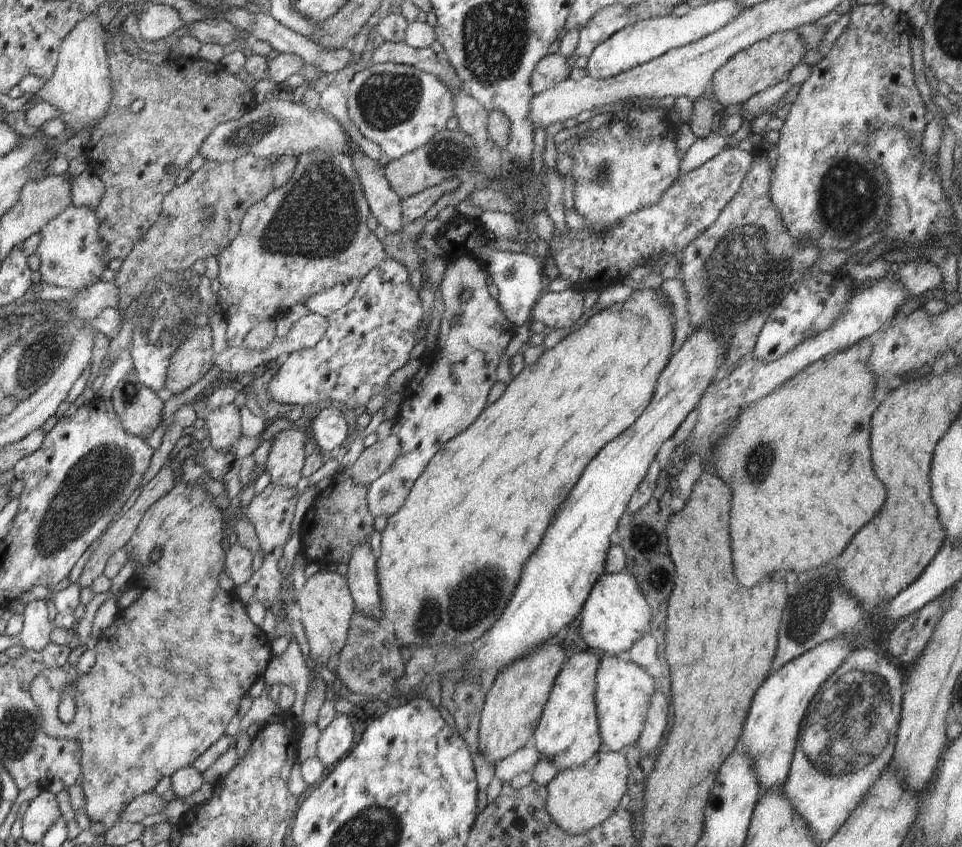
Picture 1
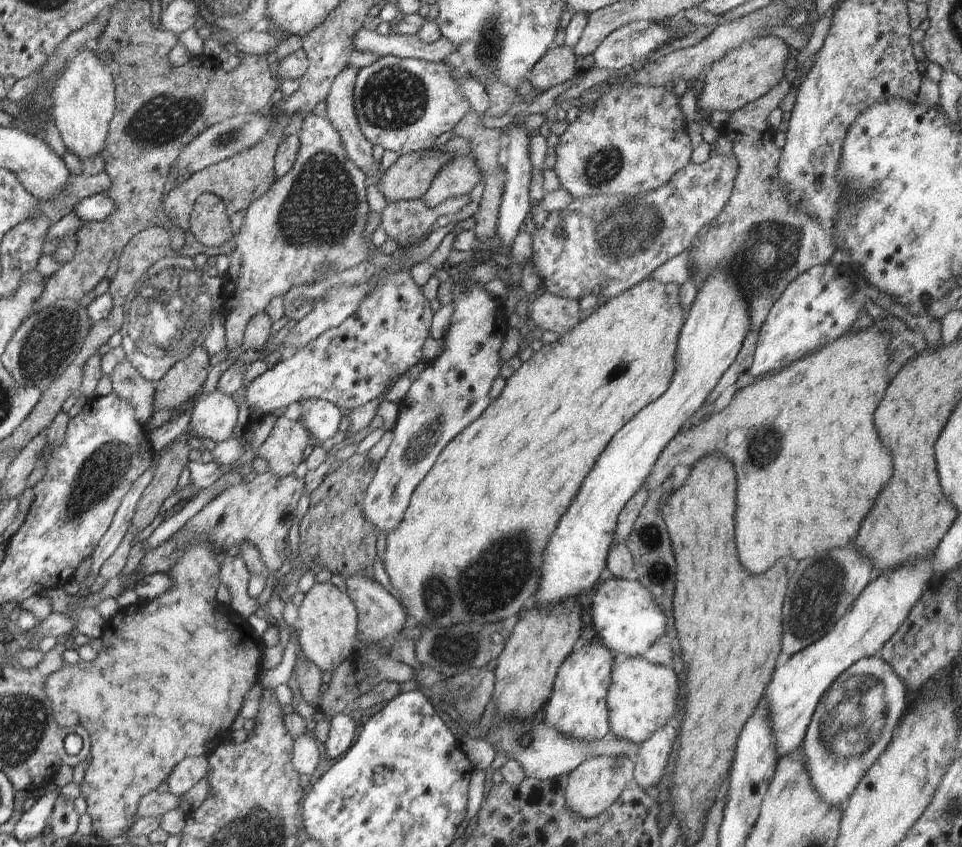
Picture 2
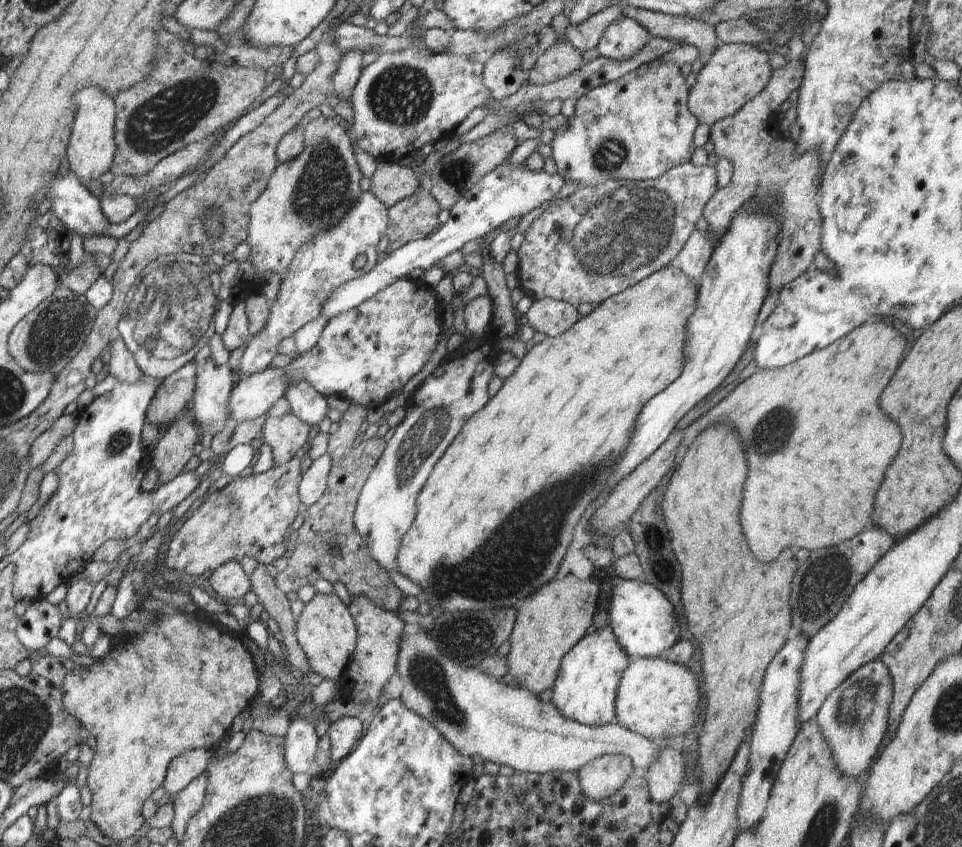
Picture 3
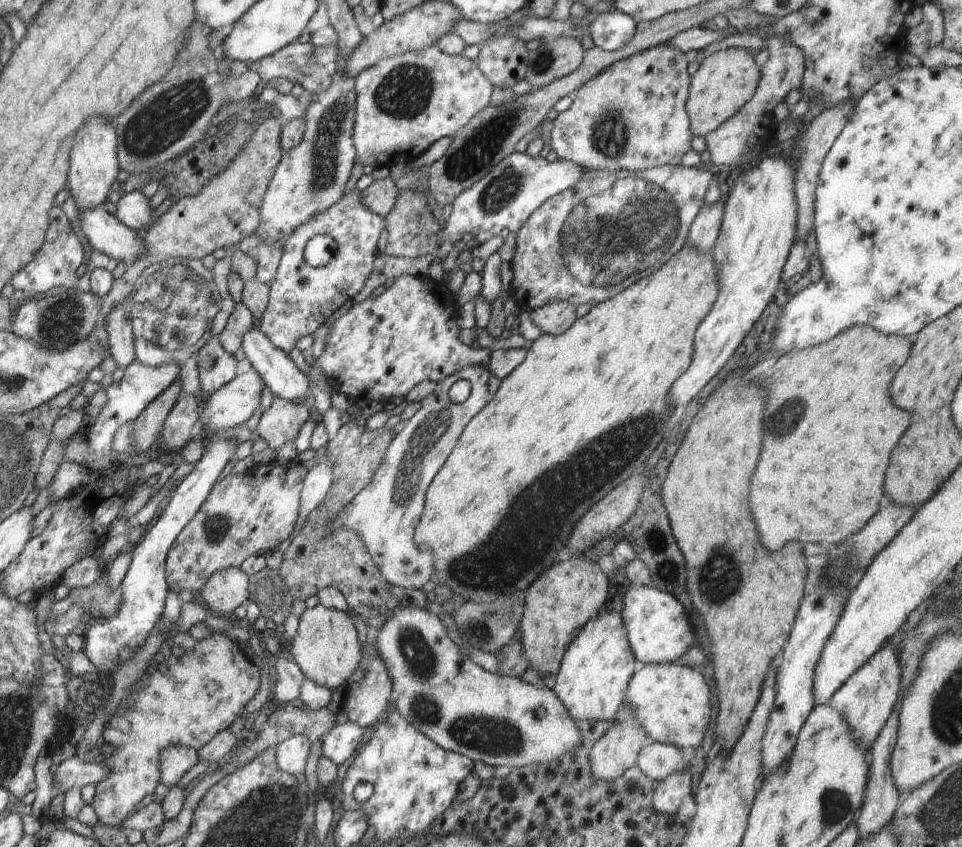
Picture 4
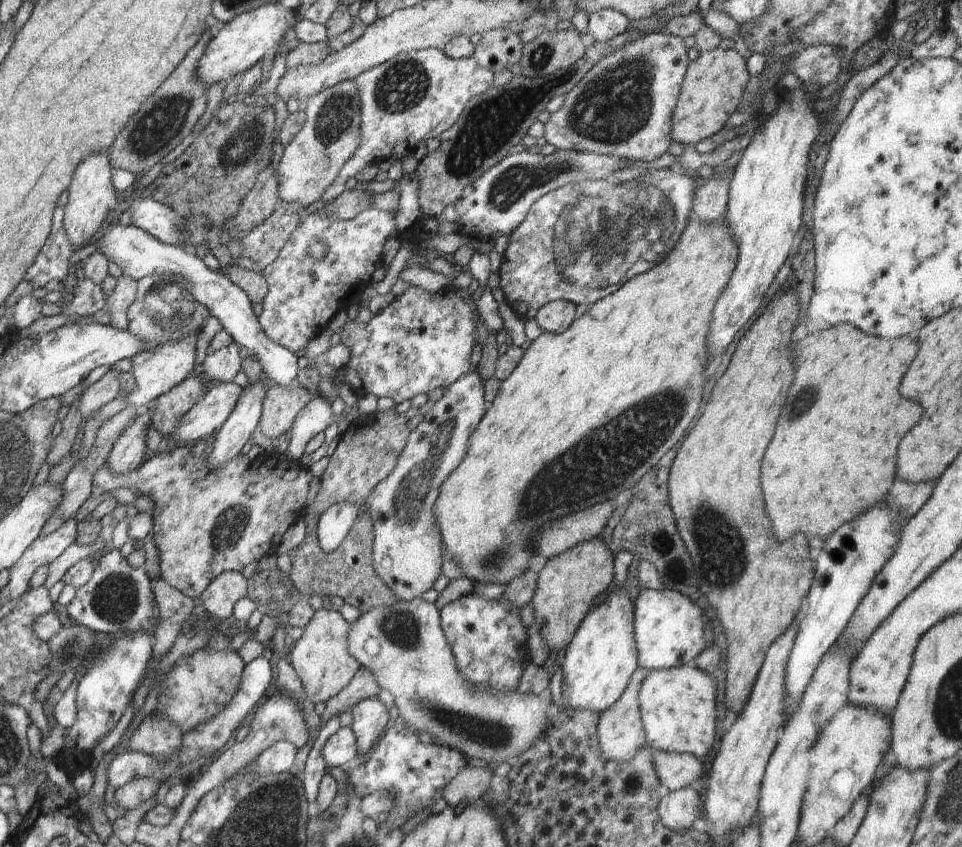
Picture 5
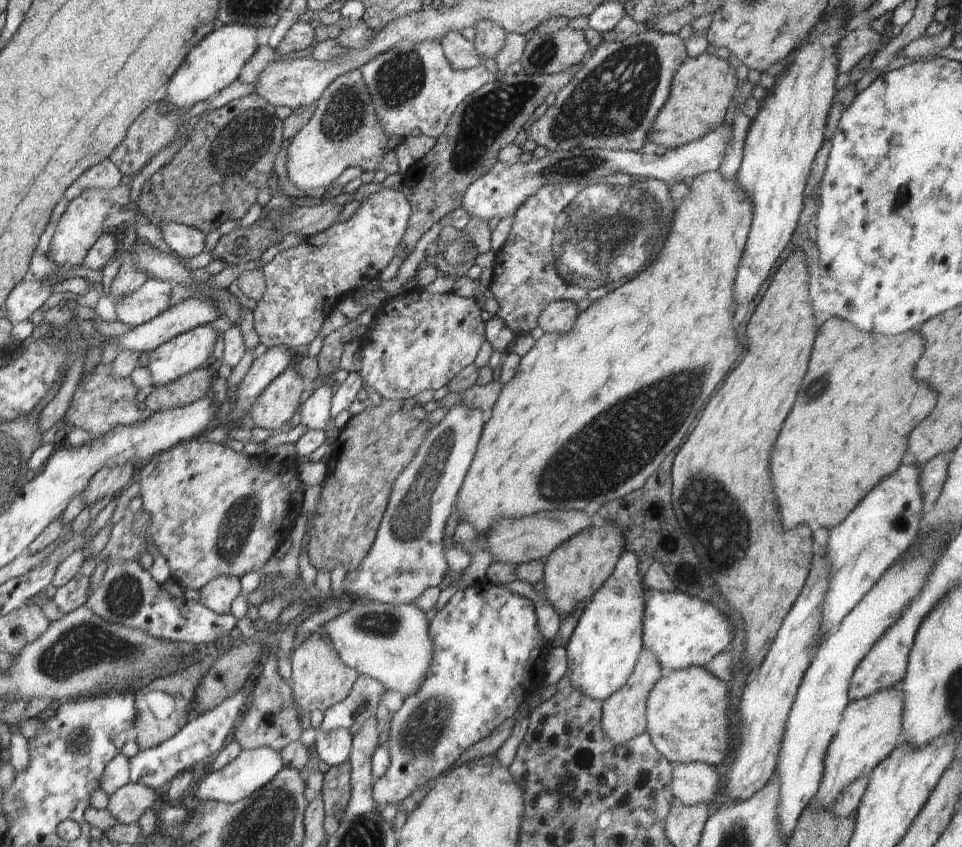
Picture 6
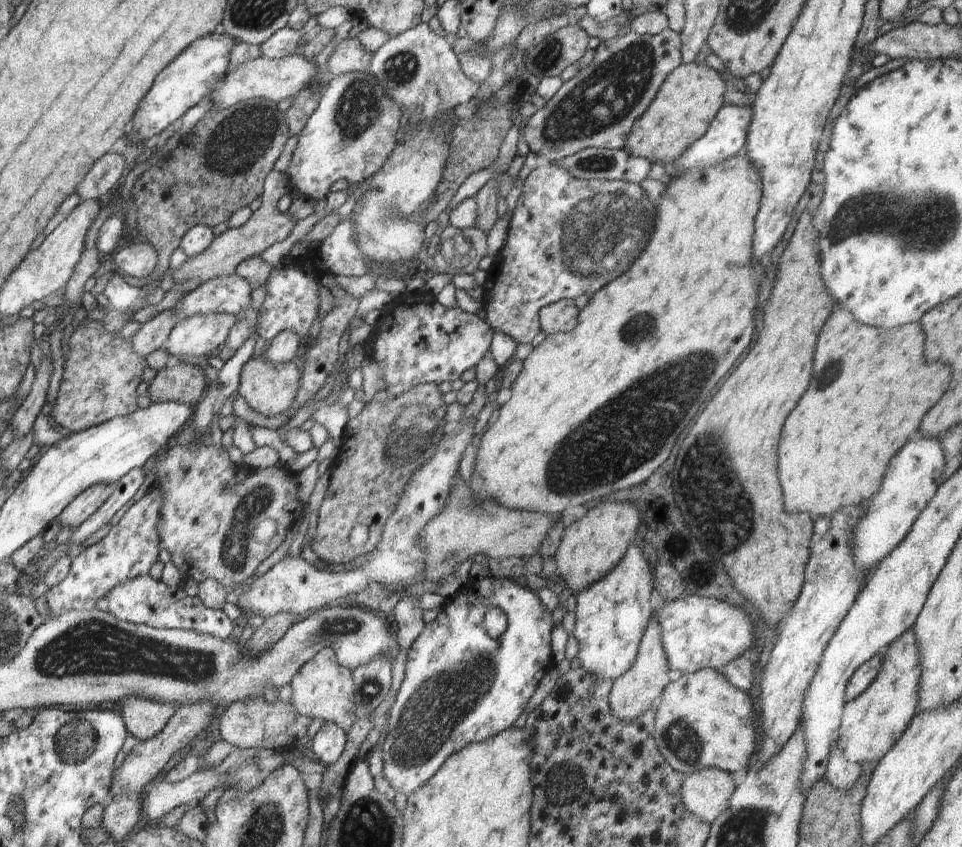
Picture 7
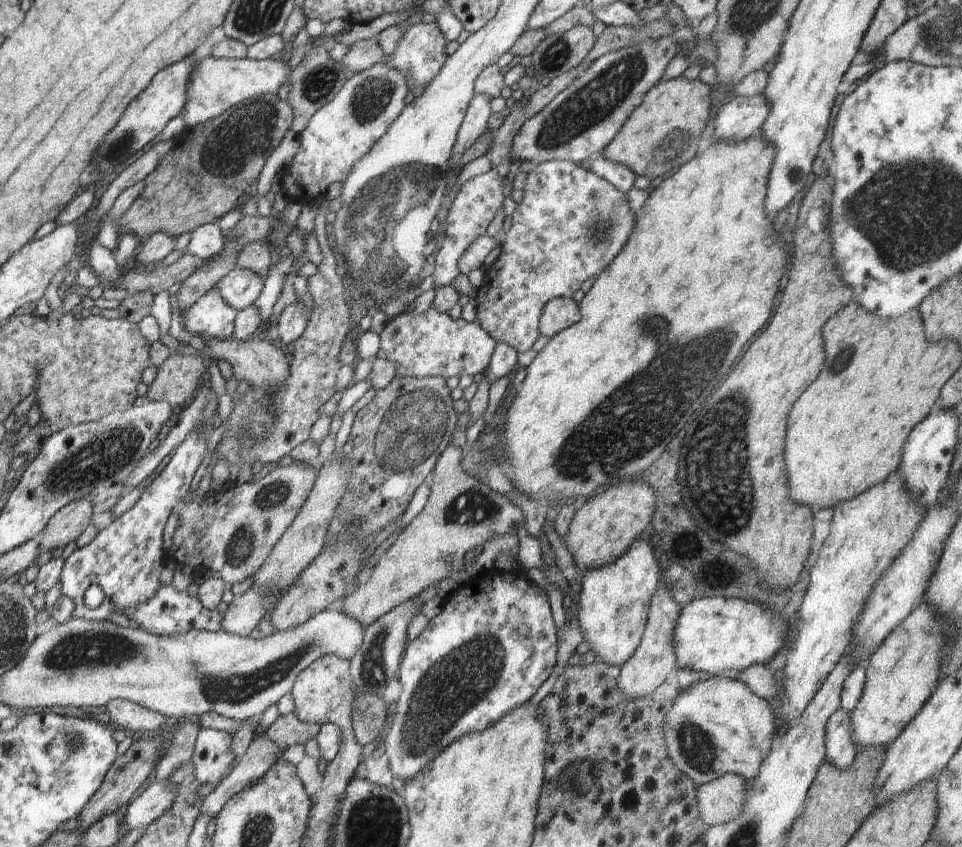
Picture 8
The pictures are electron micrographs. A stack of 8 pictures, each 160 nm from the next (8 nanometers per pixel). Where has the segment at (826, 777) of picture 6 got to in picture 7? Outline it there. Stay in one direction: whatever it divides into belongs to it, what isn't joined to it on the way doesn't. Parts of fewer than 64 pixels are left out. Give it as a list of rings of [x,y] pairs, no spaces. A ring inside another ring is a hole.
[[[913,626],[895,638],[883,651],[881,667],[867,689],[843,708],[836,740],[853,763],[878,762],[902,736],[918,712],[921,658]]]

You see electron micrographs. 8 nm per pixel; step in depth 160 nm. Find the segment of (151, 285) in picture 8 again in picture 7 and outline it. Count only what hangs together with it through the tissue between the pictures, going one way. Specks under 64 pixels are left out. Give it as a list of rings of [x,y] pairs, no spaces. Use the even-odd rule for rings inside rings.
[[[270,171],[263,182],[262,205],[260,208],[254,211],[241,227],[230,227],[217,236],[204,252],[189,257],[188,262],[178,268],[170,268],[171,277],[175,284],[184,284],[187,280],[198,280],[202,284],[216,277],[234,274],[236,267],[242,259],[258,255],[269,246],[272,246],[272,244],[282,242],[282,240],[288,238],[296,222],[292,221],[288,212],[283,213],[276,206],[280,195],[286,193],[286,185],[289,184],[288,178],[287,174],[280,171]]]

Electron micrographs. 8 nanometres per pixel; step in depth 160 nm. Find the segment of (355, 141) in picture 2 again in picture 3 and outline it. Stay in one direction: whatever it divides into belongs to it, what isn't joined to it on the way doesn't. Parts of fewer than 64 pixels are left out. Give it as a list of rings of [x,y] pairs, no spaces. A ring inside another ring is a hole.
[[[360,49],[345,50],[332,77],[333,92],[344,102],[350,101],[353,88],[362,70],[363,52]]]

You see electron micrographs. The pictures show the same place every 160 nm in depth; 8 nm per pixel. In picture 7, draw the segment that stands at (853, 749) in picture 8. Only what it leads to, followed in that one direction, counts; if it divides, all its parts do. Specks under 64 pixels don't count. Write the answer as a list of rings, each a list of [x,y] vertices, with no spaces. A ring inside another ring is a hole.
[[[837,741],[831,742],[829,751],[825,778],[832,783],[832,786],[849,789],[863,772],[861,764],[849,761],[839,749]]]

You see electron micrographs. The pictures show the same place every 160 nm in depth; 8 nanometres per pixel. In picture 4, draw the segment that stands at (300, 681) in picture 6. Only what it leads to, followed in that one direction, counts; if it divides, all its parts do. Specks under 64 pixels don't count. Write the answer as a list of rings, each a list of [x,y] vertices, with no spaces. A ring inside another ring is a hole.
[[[320,604],[306,609],[299,618],[299,628],[290,647],[294,662],[300,667],[303,675],[318,686],[331,691],[348,684],[361,661],[362,648],[349,614],[327,609]]]

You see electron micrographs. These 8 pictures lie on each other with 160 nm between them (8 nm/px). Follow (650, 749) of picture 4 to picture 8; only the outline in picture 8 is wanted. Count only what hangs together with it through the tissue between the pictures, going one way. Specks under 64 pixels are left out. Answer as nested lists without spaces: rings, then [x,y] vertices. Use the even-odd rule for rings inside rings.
[[[726,773],[697,787],[697,807],[708,827],[740,817],[747,801],[747,786],[741,776]]]

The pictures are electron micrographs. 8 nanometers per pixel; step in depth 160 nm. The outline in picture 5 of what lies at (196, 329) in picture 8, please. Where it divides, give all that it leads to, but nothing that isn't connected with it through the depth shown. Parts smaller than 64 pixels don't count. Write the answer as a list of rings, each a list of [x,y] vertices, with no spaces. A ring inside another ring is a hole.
[[[190,335],[183,339],[157,344],[153,349],[144,350],[133,356],[130,359],[133,362],[133,369],[130,373],[135,378],[137,387],[127,397],[127,404],[135,404],[136,407],[147,405],[151,400],[167,393],[172,390],[172,387],[190,377],[197,358],[196,341],[197,338]]]

